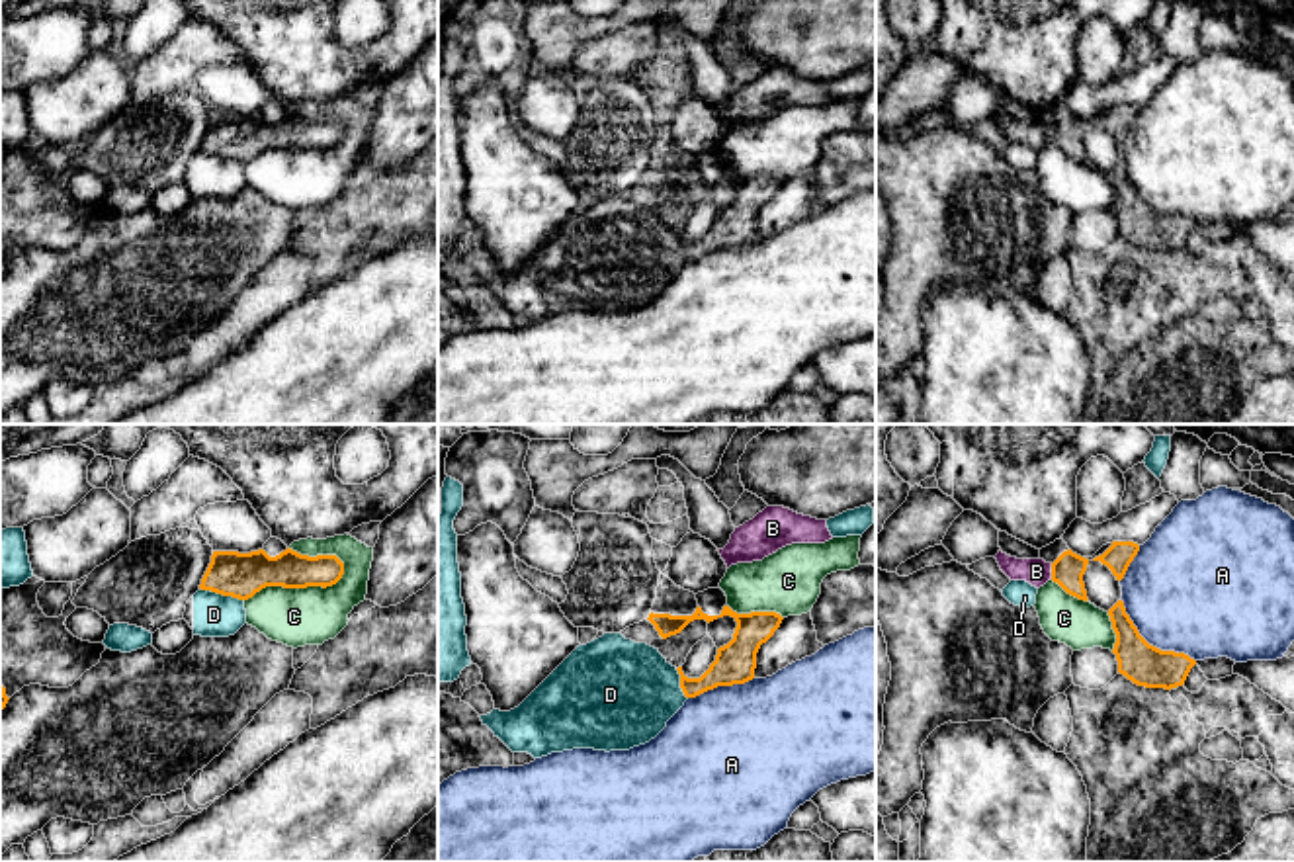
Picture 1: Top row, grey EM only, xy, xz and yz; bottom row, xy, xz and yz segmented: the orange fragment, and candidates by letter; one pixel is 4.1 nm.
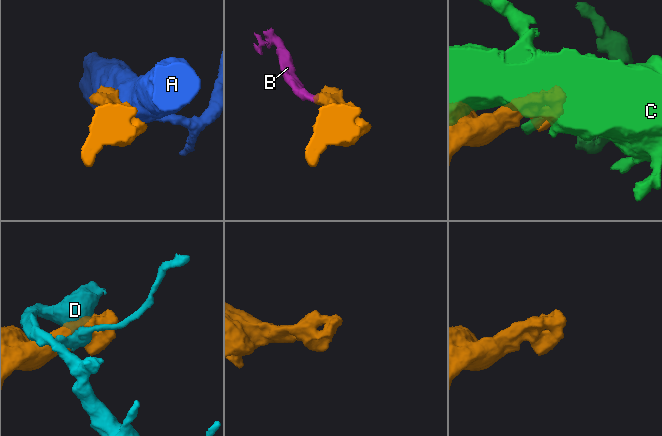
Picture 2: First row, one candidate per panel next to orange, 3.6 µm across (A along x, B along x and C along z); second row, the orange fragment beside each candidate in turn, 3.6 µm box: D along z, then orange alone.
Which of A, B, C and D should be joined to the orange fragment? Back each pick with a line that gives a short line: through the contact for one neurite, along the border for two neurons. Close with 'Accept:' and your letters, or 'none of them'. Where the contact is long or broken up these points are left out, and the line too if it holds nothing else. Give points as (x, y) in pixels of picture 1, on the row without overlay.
B: Line: yz (1068, 131), (1052, 133), (1036, 133)
Accept: B

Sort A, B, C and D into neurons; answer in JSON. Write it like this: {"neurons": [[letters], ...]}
{"neurons": [["A"], ["B"], ["C"], ["D"]]}

